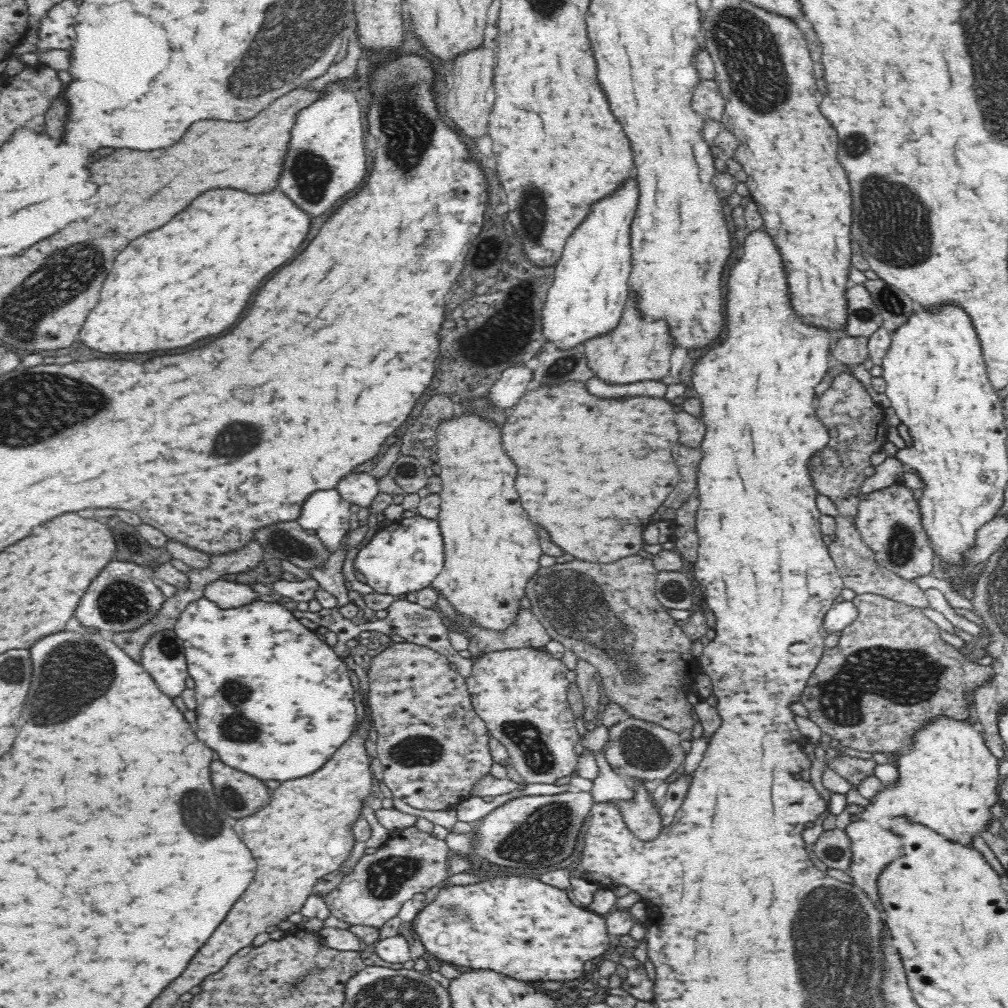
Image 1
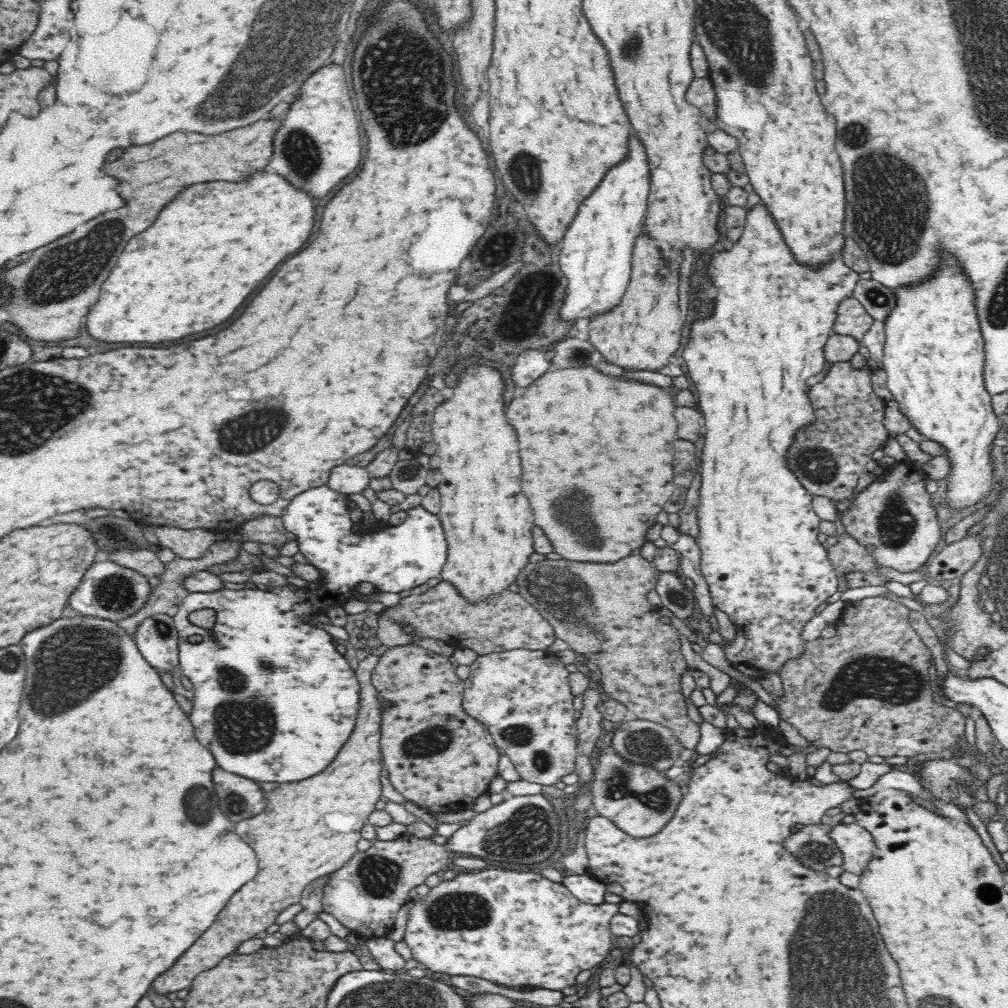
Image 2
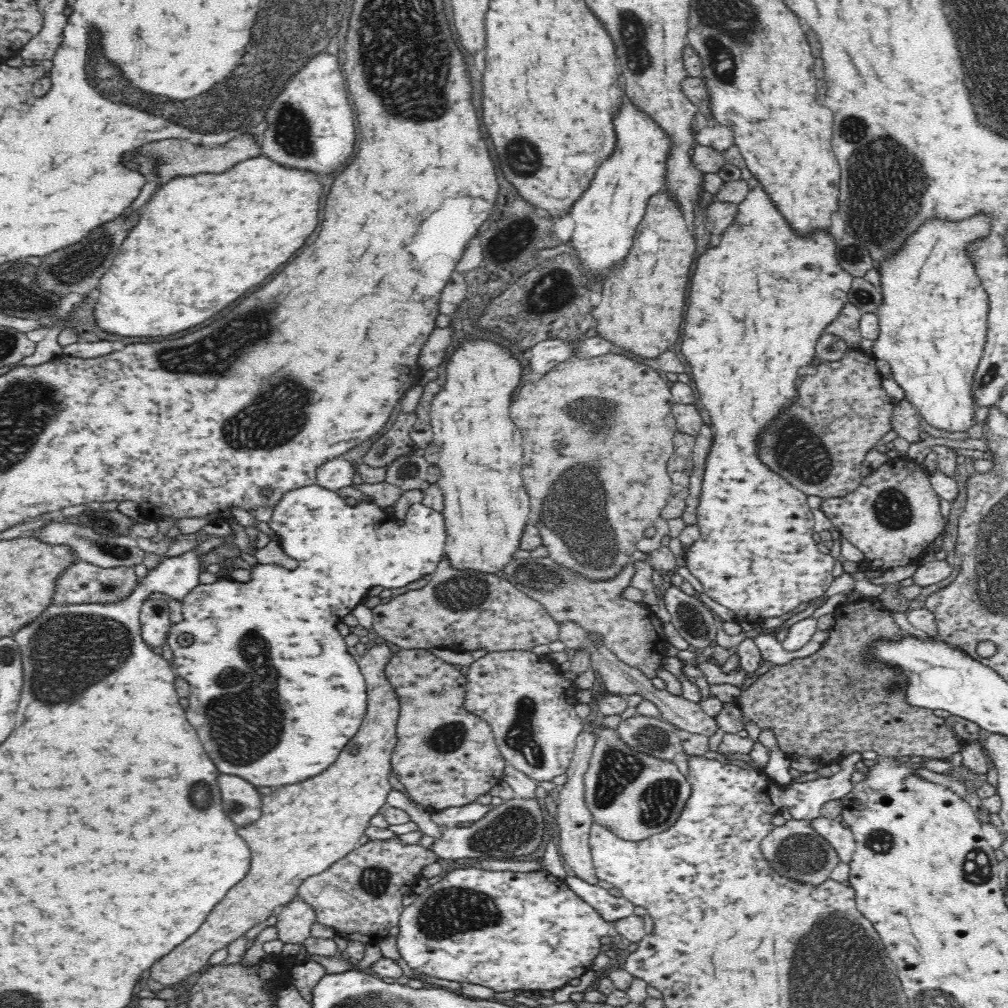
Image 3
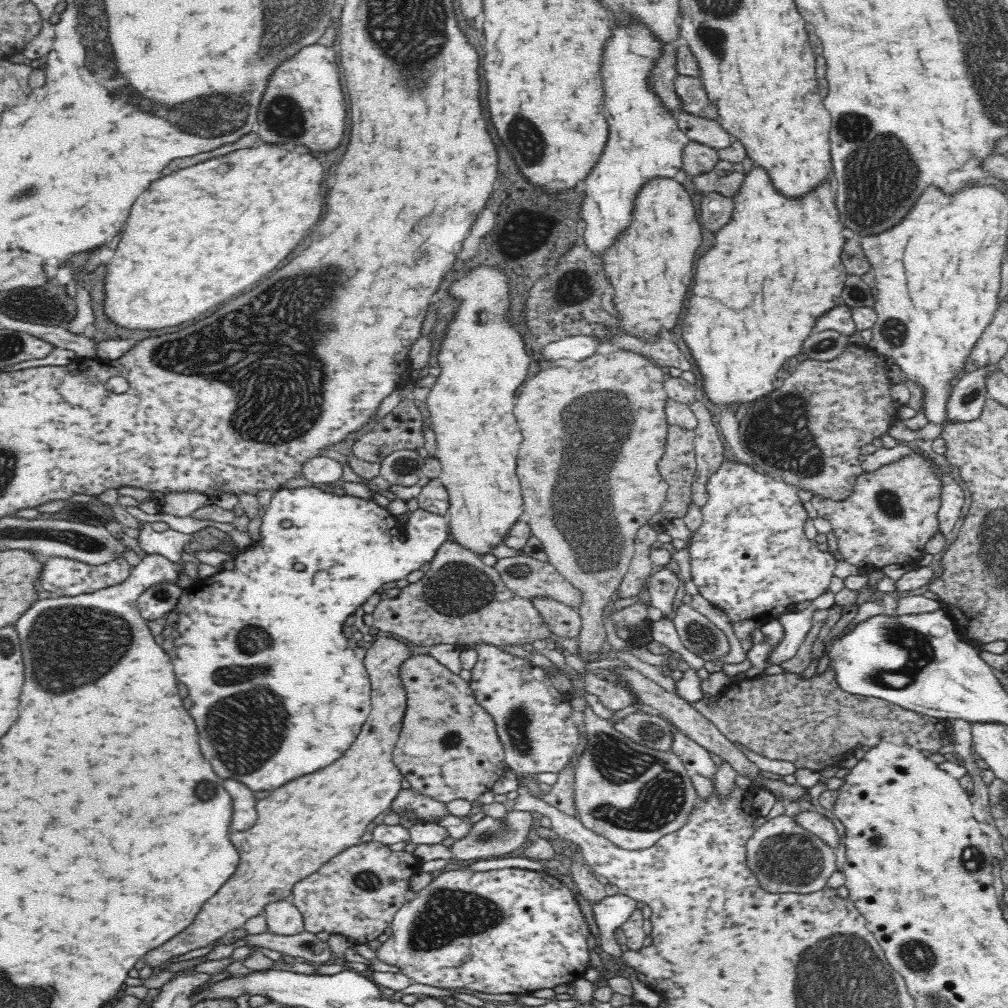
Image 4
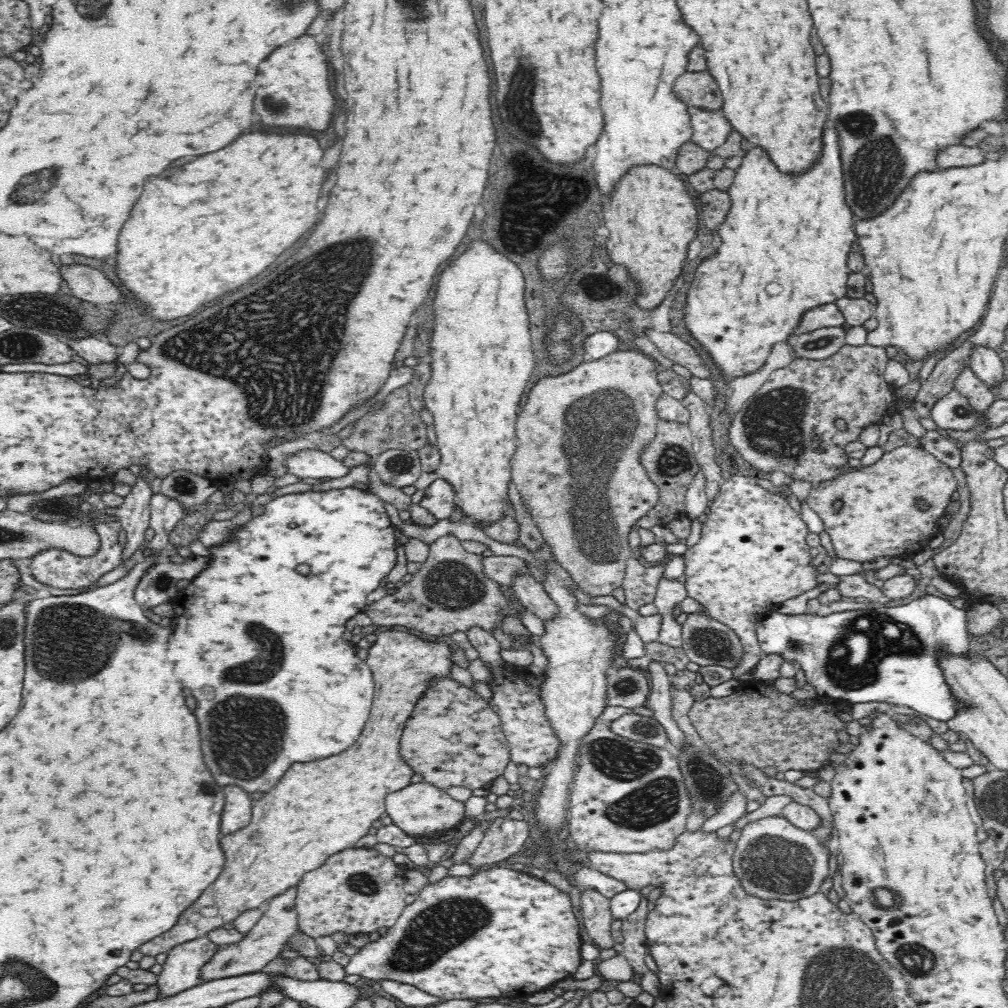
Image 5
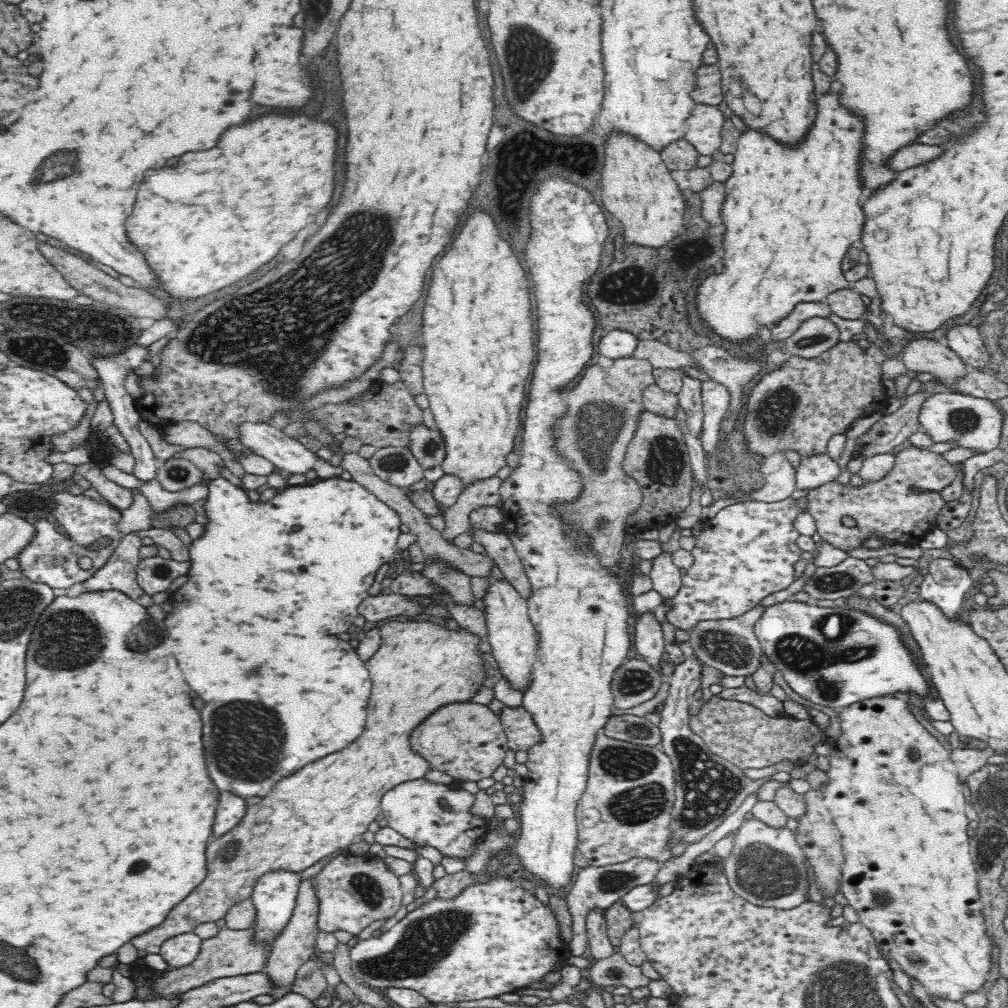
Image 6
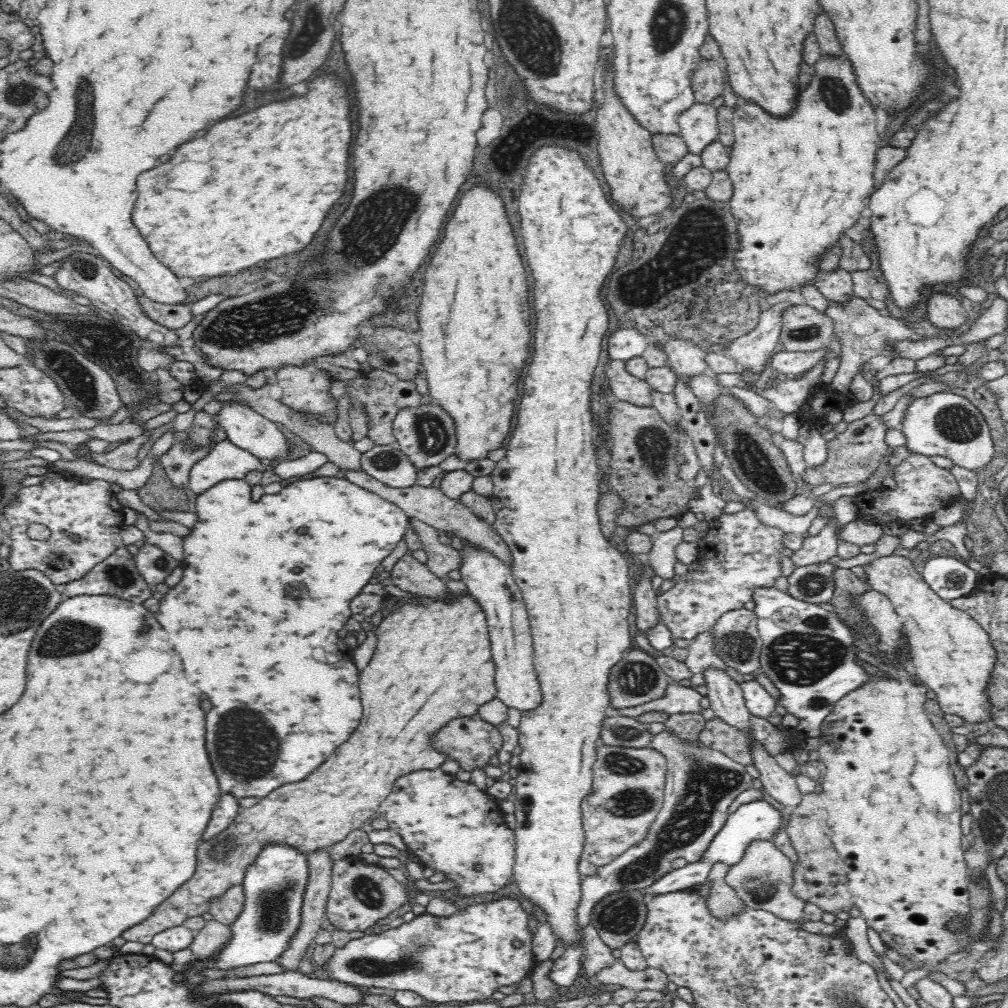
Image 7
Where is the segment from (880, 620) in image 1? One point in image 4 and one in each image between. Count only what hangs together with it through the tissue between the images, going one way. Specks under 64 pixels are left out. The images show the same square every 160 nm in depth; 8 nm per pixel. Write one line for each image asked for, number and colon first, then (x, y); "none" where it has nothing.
2: (867, 688)
3: (832, 703)
4: (812, 723)

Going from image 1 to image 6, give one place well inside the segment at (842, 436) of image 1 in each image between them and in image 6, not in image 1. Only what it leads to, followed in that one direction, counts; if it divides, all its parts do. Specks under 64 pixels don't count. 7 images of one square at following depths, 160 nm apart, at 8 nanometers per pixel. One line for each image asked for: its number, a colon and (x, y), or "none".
2: (828, 458)
3: (818, 444)
4: (808, 432)
5: (788, 425)
6: (798, 407)

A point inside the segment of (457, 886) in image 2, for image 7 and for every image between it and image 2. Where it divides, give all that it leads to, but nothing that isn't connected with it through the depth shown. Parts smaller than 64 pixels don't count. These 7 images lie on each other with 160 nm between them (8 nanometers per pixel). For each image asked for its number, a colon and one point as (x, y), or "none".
3: (510, 931)
4: (509, 931)
5: (500, 932)
6: (495, 937)
7: (463, 958)

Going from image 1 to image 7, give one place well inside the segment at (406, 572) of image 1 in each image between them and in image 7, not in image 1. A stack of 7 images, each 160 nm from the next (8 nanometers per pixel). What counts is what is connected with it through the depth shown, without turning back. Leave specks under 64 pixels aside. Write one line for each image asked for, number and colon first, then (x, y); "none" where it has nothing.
2: (287, 700)
3: (276, 634)
4: (283, 628)
5: (308, 695)
6: (323, 543)
7: (328, 534)

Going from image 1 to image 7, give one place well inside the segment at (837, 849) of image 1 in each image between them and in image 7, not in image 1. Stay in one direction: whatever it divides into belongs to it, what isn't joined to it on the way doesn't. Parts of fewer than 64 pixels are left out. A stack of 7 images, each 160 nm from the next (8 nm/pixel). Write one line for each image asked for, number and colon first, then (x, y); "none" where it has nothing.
2: (812, 847)
3: (795, 851)
4: (785, 859)
5: (774, 860)
6: (767, 868)
7: (763, 880)

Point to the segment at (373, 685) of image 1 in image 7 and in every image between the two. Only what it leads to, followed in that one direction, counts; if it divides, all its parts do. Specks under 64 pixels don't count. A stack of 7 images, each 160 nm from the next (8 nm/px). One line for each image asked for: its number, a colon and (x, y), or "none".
2: (439, 757)
3: (445, 756)
4: (448, 747)
5: (453, 738)
6: (466, 740)
7: (472, 742)

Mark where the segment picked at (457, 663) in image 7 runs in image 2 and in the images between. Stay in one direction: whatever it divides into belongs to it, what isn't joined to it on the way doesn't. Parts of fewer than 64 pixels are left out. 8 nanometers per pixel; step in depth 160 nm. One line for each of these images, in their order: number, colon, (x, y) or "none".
2: (309, 829)
3: (305, 828)
4: (300, 826)
5: (318, 809)
6: (421, 666)

